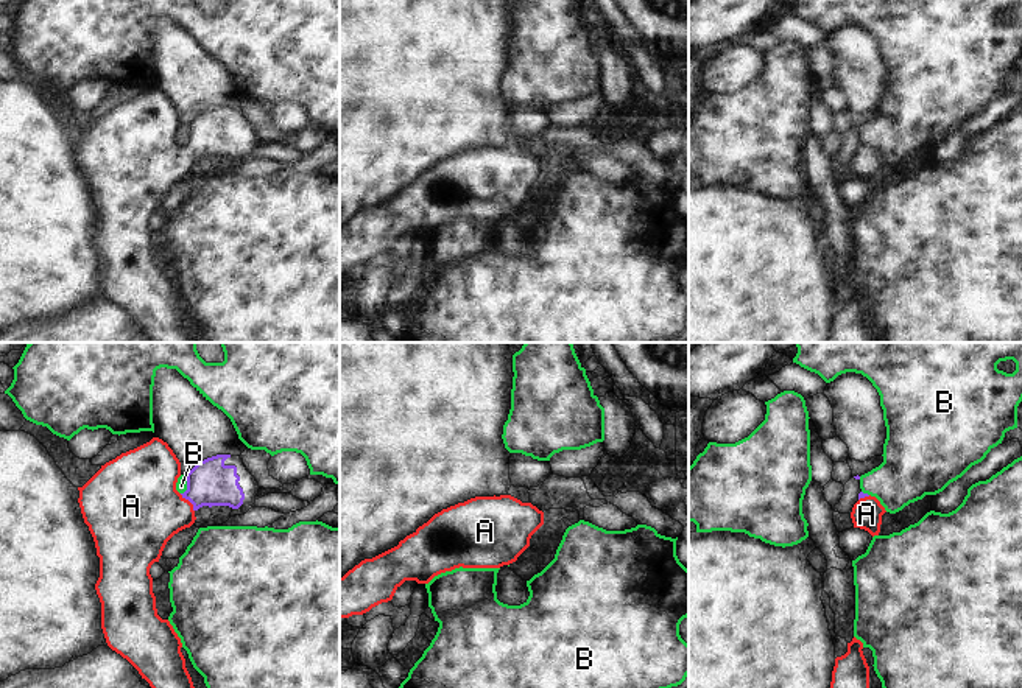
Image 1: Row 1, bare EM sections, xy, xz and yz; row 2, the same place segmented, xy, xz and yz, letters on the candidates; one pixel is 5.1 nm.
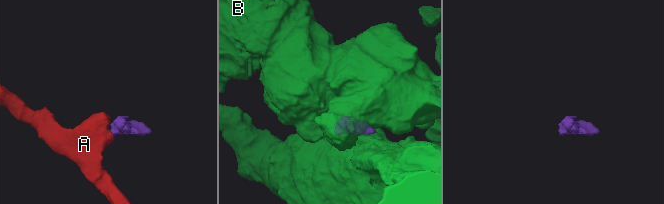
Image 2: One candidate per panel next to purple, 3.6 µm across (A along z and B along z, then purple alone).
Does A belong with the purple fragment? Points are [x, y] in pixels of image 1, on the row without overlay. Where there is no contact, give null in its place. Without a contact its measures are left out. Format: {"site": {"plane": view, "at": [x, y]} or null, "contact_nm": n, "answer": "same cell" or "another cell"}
{"site": {"plane": "xy", "at": [189, 151]}, "contact_nm": 120, "answer": "same cell"}

